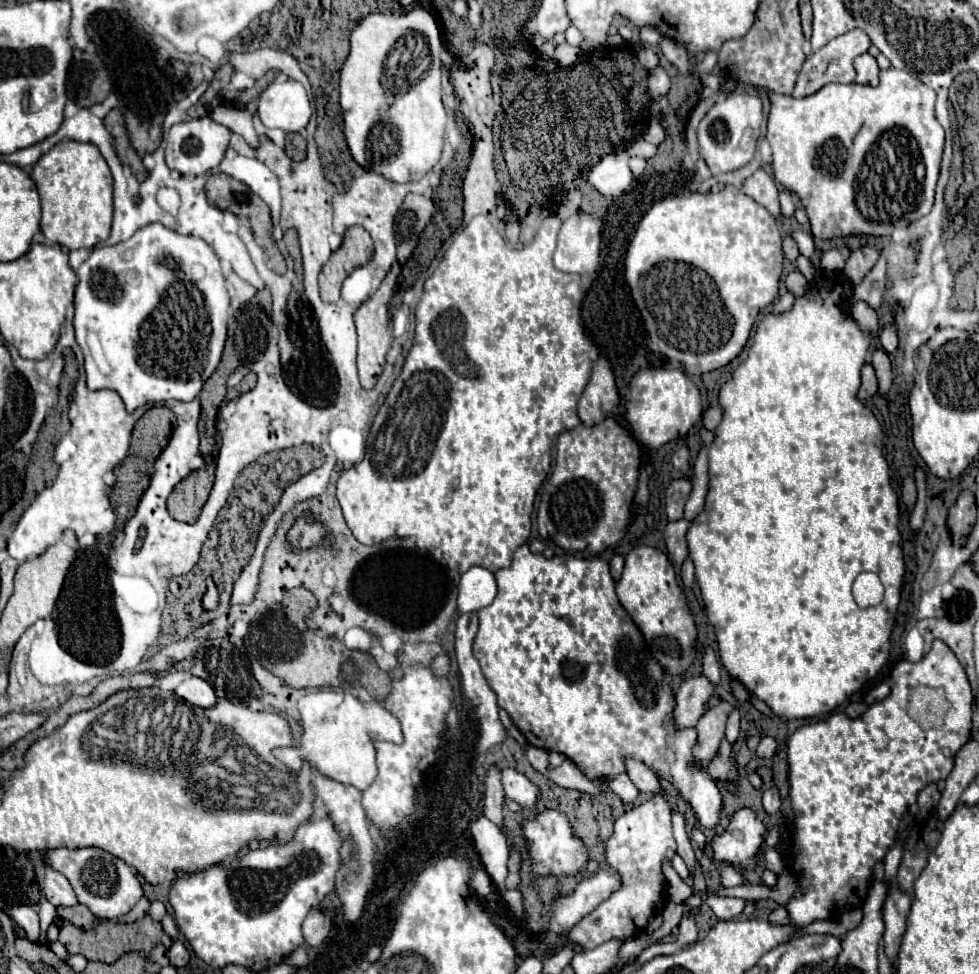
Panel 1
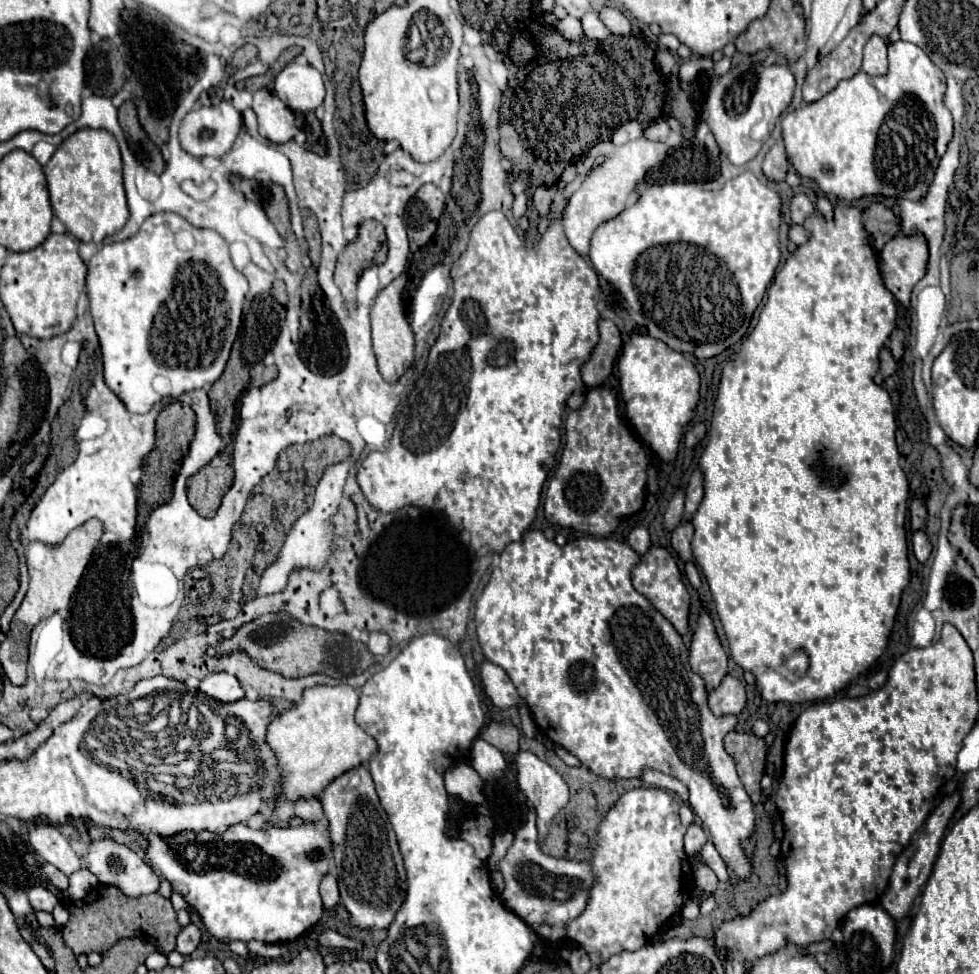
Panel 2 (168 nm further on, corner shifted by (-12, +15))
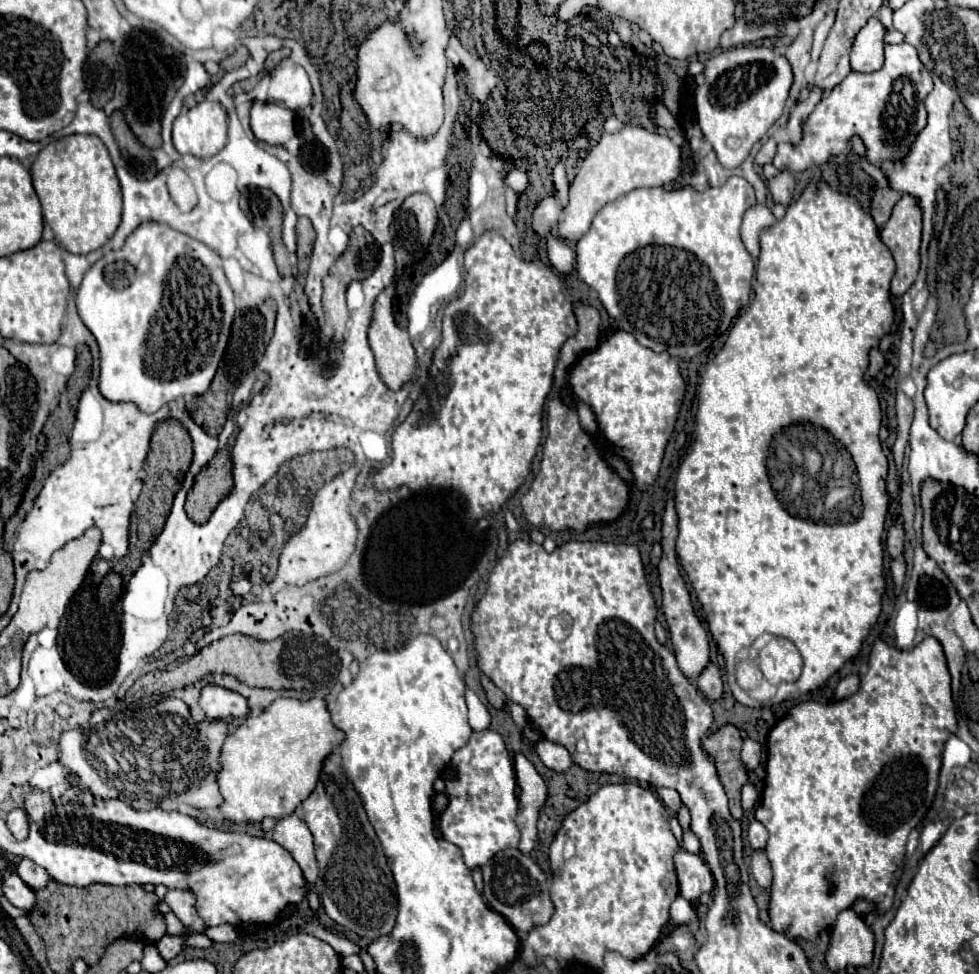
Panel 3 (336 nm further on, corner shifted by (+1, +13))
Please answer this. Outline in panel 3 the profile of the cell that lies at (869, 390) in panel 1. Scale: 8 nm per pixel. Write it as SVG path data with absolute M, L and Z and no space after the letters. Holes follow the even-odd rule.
M872 348L872 350L870 350L868 374L870 374L870 376L876 376L876 374L882 370L882 366L884 366L884 356L882 356L882 352L880 352L878 348Z

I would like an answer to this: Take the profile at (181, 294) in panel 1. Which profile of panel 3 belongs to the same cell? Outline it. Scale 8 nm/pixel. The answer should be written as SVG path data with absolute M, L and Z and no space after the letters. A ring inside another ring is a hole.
M158 222L138 226L122 250L108 252L86 272L76 306L100 346L100 392L112 402L134 402L148 414L176 398L200 396L210 388L236 314L234 292L224 276L220 256L206 244Z

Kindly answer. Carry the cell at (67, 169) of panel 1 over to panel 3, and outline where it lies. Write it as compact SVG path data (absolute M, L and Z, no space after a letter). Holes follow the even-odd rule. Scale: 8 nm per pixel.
M70 134L50 142L32 164L32 182L42 202L46 224L70 254L98 250L114 236L122 214L122 190L110 154L100 138Z

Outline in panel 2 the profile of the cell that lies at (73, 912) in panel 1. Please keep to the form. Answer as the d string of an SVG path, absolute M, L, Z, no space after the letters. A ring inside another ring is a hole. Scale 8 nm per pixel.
M43 864L43 872L45 872L47 878L51 880L51 884L53 884L55 888L59 888L61 892L65 892L65 890L69 888L69 880L67 880L67 876L65 876L63 872L59 872L57 868L53 868L51 864Z

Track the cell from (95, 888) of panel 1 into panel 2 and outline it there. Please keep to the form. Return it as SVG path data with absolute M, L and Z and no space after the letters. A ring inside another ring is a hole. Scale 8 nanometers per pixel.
M111 838L91 840L85 854L83 854L83 864L87 866L87 870L91 874L97 876L97 880L101 884L115 886L129 898L151 894L151 892L155 892L159 888L159 876L153 870L153 866L145 858L141 858L137 852L133 852L129 846L119 844L119 842L111 840Z

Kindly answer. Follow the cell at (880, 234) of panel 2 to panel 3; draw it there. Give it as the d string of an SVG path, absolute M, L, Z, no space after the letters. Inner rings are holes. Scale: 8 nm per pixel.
M888 184L886 186L880 186L876 192L874 192L874 198L872 198L872 218L876 220L876 226L882 228L886 224L886 220L890 218L890 212L892 212L892 206L900 200L900 192L892 190Z

